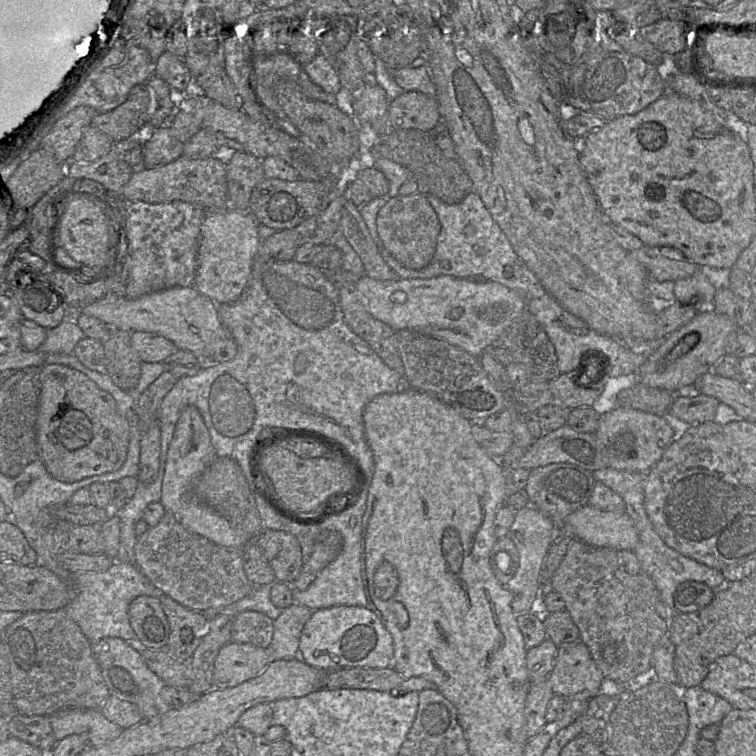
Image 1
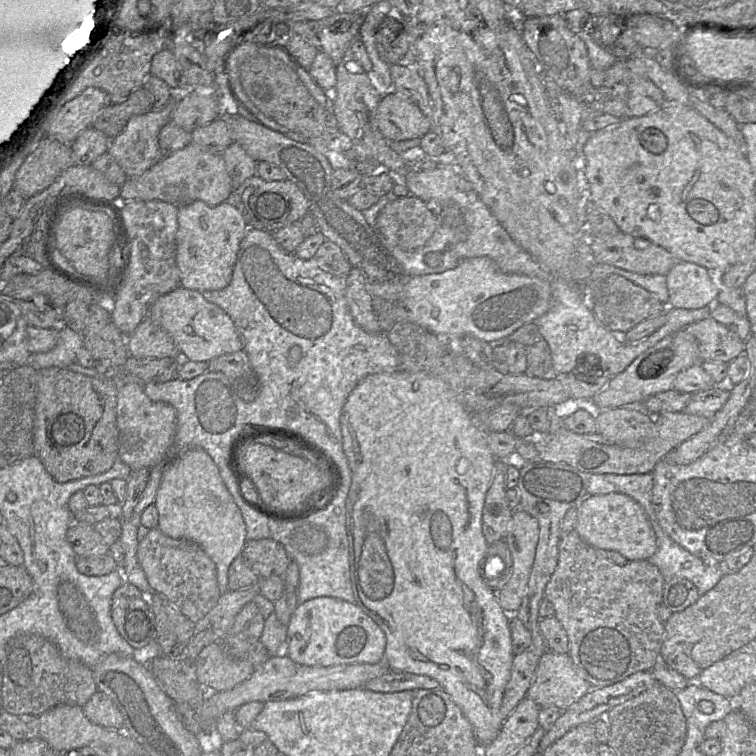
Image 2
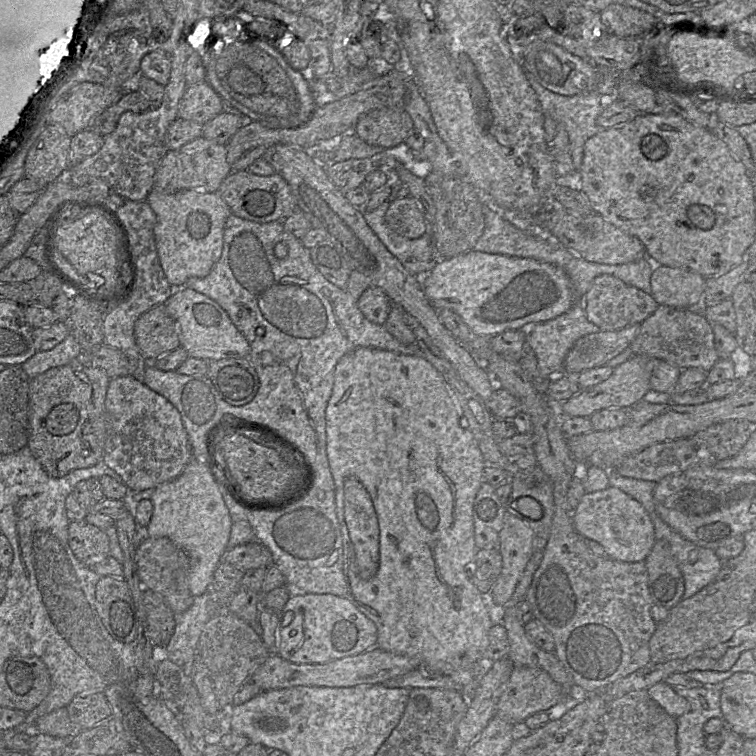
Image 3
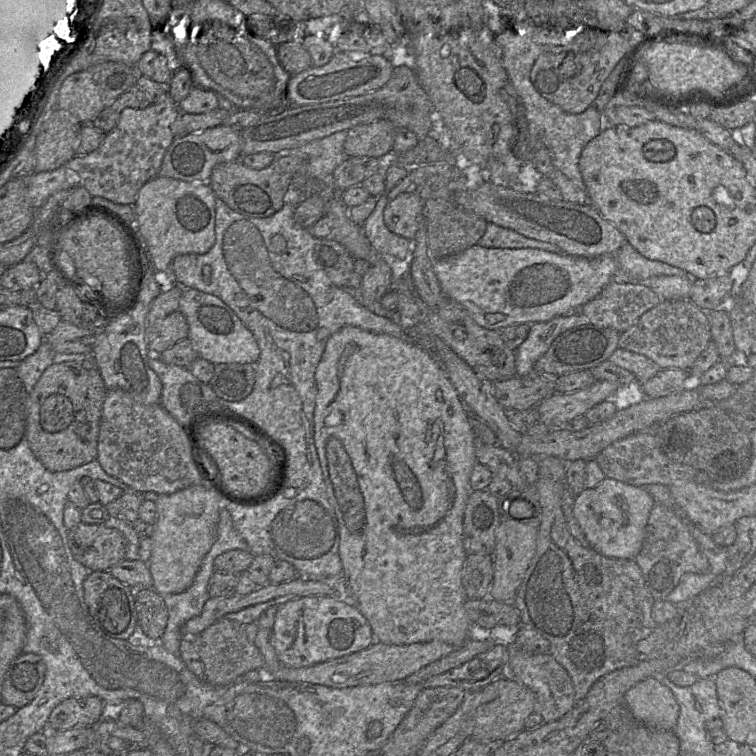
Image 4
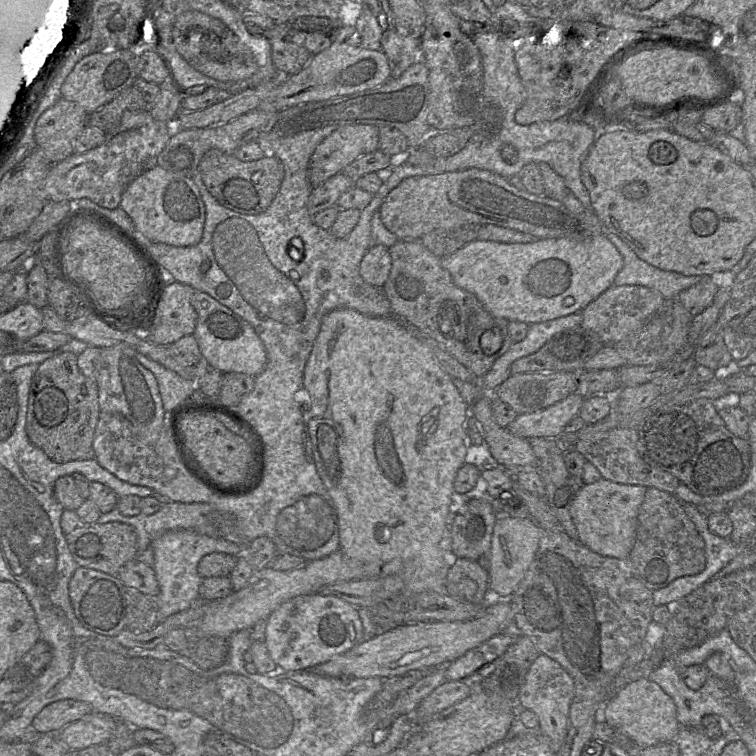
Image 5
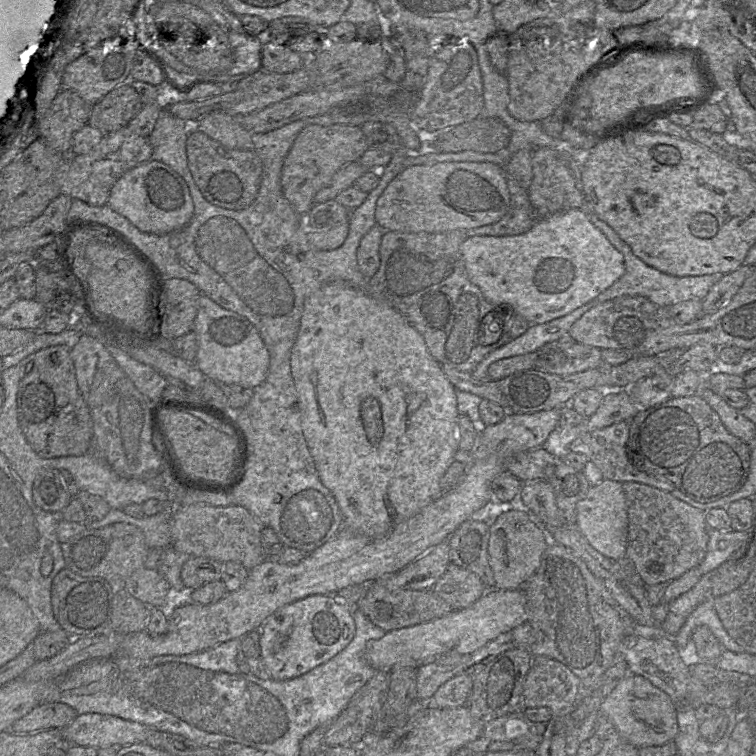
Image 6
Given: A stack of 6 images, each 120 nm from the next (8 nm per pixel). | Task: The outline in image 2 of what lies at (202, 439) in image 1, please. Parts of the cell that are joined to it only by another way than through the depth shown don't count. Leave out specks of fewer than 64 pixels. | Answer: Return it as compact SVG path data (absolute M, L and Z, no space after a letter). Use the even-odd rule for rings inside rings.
M196 447L168 461L154 505L159 516L157 528L171 538L190 540L201 546L215 563L221 591L228 590L228 568L241 555L247 530L242 513L211 456Z

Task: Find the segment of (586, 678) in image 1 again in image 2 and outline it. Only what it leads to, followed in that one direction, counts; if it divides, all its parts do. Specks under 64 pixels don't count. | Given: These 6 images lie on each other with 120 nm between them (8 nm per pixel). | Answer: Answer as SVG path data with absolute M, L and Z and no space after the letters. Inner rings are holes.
M548 650L540 657L526 697L541 709L556 707L564 711L588 691L589 683L579 676L568 653Z

